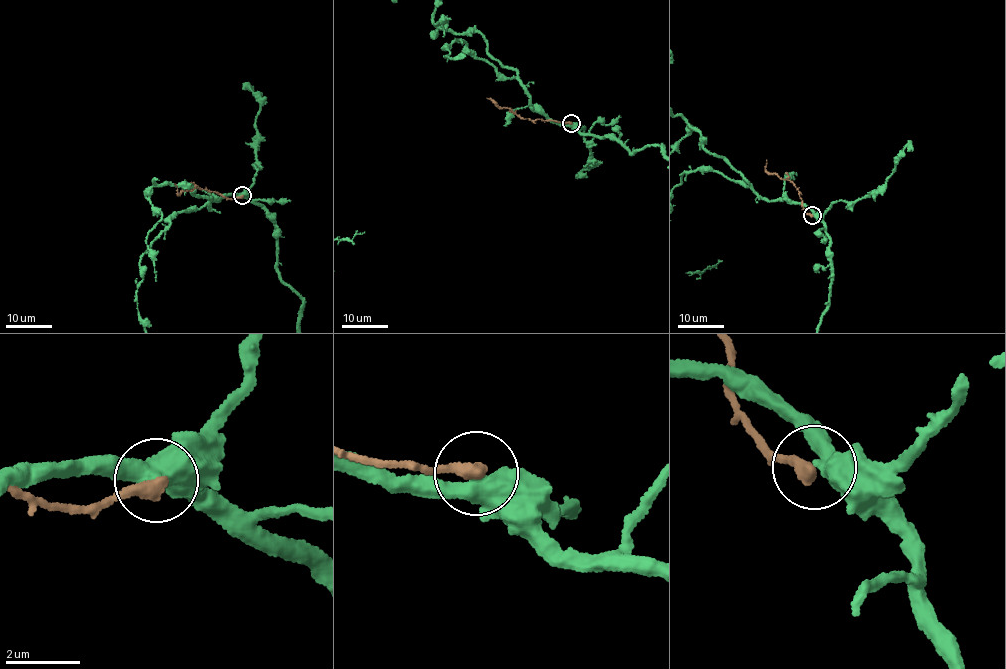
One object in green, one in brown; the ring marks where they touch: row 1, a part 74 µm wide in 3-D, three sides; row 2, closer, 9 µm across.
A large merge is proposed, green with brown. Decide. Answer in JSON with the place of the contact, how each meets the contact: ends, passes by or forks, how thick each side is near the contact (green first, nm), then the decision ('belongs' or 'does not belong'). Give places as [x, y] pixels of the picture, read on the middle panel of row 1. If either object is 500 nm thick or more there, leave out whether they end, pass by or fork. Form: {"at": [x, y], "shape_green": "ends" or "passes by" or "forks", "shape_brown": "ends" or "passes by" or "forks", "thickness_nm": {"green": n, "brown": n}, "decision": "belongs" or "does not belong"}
{"at": [571, 123], "thickness_nm": {"green": 500, "brown": 400}, "decision": "does not belong"}

